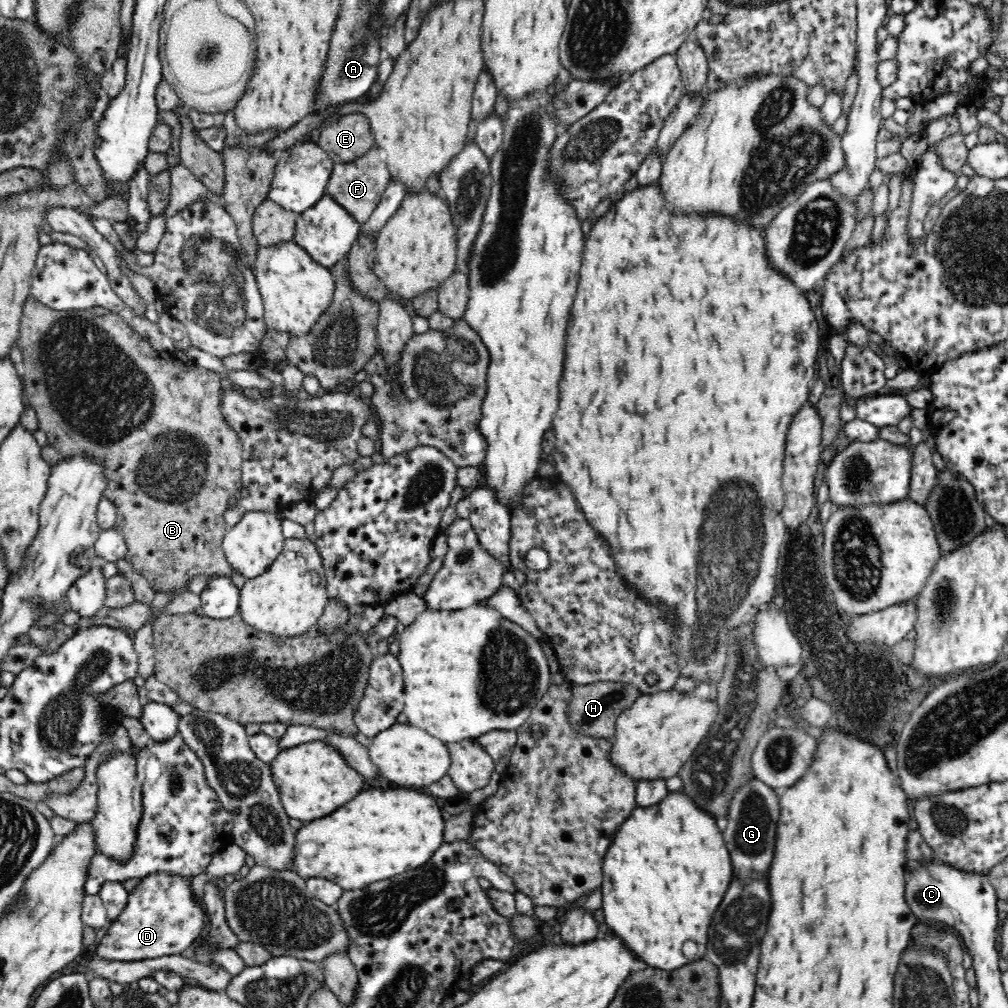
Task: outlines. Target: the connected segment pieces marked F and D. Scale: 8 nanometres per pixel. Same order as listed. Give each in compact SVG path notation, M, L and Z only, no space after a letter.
M374 144L366 154L356 160L335 163L328 184L326 184L325 192L338 204L341 204L354 219L363 224L371 218L373 211L377 208L376 206L378 206L390 178L391 174L385 153L378 145Z
M150 872L128 892L127 906L118 920L100 933L94 953L103 960L133 962L181 955L192 946L206 924L203 900L192 891L192 877Z

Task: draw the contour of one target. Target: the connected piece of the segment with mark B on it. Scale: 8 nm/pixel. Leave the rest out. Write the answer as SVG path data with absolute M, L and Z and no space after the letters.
M32 296L26 299L23 308L17 344L23 354L23 385L26 402L36 411L39 428L46 433L47 445L56 449L64 459L75 455L90 455L96 461L102 461L102 465L105 466L104 473L108 480L108 488L104 492L104 497L115 504L117 510L115 530L123 534L128 546L126 559L132 563L133 570L144 576L155 592L180 588L199 574L232 576L235 570L228 563L222 546L228 529L223 514L229 508L230 498L238 495L243 488L240 468L243 462L243 447L238 434L227 424L220 411L221 375L196 364L192 365L192 370L190 368L180 370L178 366L174 366L172 360L162 358L160 351L156 352L147 339L134 333L119 314L108 313L98 316L91 309L57 311L48 308Z

